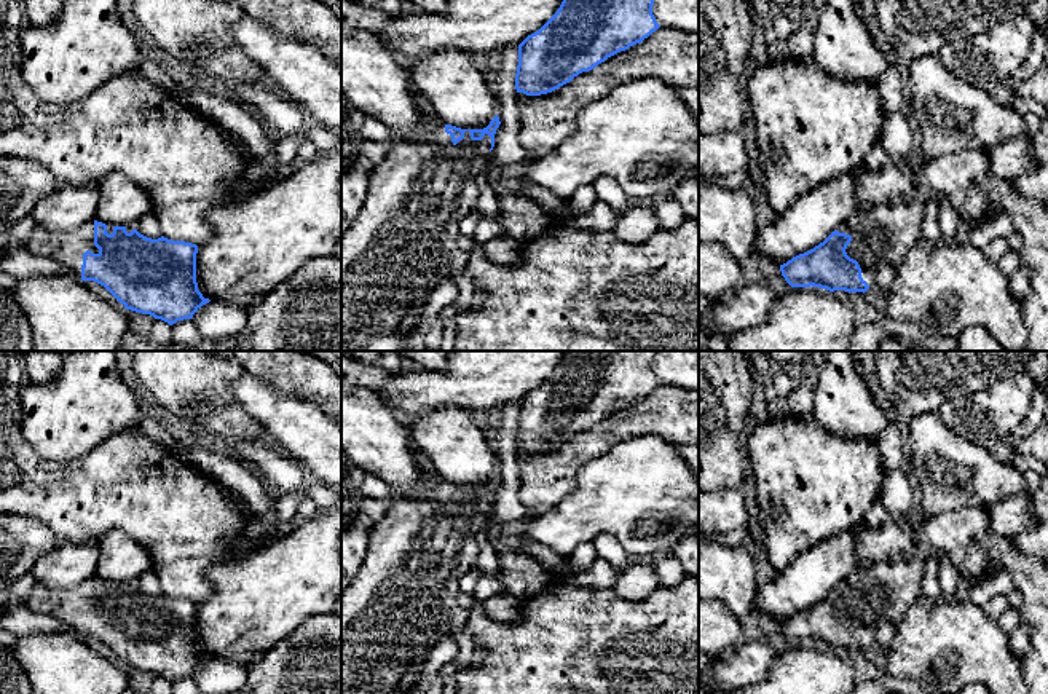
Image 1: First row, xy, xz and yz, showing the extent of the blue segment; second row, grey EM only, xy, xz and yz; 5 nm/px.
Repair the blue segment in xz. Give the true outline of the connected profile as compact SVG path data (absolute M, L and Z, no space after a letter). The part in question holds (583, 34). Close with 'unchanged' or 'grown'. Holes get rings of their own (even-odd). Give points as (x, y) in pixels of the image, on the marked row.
M563 0L557 13L518 45L517 93L552 93L608 57L641 43L660 27L652 5L654 0Z; unchanged

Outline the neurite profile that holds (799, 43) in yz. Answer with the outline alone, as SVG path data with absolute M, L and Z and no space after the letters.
M799 21L793 34L786 38L786 46L793 59L801 61L814 53L814 24L812 21Z

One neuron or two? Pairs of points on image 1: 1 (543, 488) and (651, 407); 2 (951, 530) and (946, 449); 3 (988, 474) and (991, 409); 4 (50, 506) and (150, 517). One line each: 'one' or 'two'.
1: one
2: two
3: two
4: one

